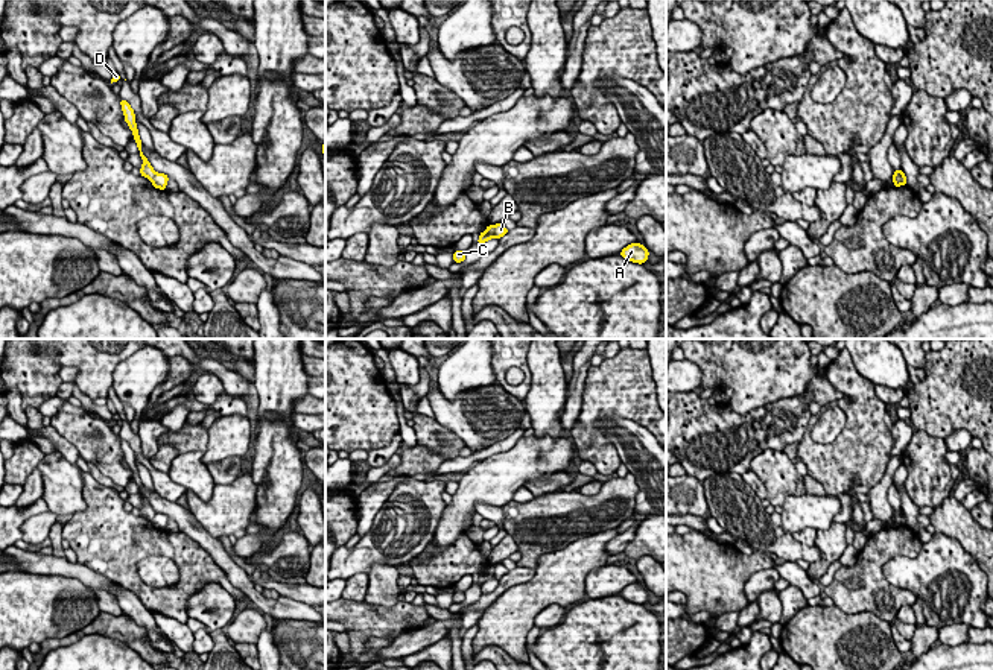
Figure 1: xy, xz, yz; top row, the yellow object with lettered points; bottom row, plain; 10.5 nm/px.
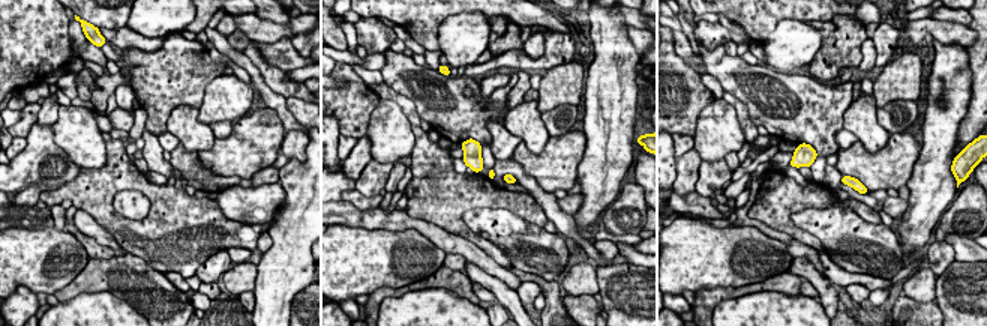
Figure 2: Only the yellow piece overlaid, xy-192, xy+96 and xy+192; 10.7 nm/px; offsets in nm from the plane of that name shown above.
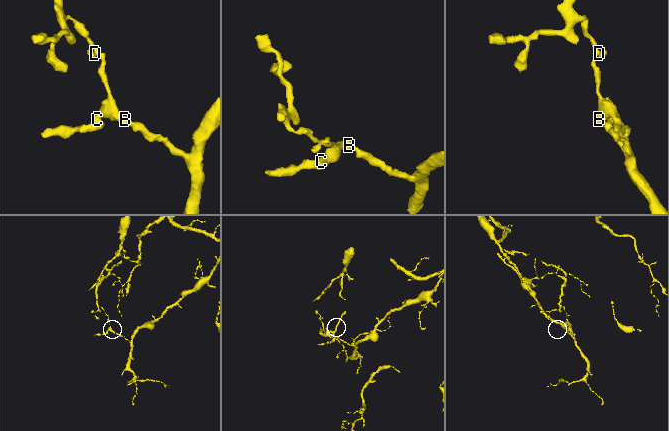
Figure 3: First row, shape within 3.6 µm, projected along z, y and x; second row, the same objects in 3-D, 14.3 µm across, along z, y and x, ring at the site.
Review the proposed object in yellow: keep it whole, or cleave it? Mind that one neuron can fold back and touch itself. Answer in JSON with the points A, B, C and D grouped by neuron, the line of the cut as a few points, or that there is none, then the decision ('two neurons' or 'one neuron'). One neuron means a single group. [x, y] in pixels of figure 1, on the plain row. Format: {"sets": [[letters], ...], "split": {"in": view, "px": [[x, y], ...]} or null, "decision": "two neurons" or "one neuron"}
{"sets": [["A", "B"], ["C", "D"]], "split": {"in": "xz", "px": [[493, 567], [494, 576]]}, "decision": "two neurons"}

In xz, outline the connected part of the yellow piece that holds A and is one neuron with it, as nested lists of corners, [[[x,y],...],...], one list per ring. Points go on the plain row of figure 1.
[[[636,582],[623,588],[619,596],[628,602],[643,605],[645,602],[648,602],[649,591],[643,585]]]

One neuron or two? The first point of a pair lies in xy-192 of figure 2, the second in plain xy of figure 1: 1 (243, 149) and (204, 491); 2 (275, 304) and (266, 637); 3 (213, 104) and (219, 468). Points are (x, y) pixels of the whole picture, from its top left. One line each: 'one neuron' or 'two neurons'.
1: two neurons
2: one neuron
3: two neurons

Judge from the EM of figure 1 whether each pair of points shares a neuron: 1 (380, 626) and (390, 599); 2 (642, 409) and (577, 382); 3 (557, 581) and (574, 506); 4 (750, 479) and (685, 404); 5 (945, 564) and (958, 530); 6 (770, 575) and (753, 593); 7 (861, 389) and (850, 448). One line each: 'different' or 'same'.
1: different
2: different
3: different
4: different
5: different
6: same
7: same

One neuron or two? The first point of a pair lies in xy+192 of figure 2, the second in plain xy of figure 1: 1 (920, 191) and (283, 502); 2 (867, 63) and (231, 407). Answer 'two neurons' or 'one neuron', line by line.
1: one neuron
2: two neurons

